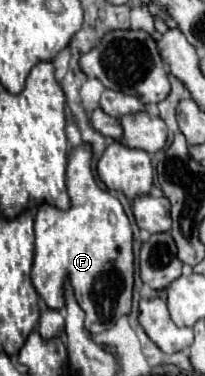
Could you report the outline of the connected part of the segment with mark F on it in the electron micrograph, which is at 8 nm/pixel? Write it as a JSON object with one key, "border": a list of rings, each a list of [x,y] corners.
{"border":[[[81,145],[71,149],[67,163],[67,191],[71,197],[71,209],[59,211],[51,205],[41,205],[35,215],[35,261],[31,269],[31,283],[37,295],[53,311],[61,311],[65,303],[65,279],[71,283],[79,307],[85,311],[85,329],[91,335],[99,335],[115,327],[115,323],[131,313],[133,293],[133,233],[129,219],[117,197],[99,189],[91,173],[91,149]]]}

